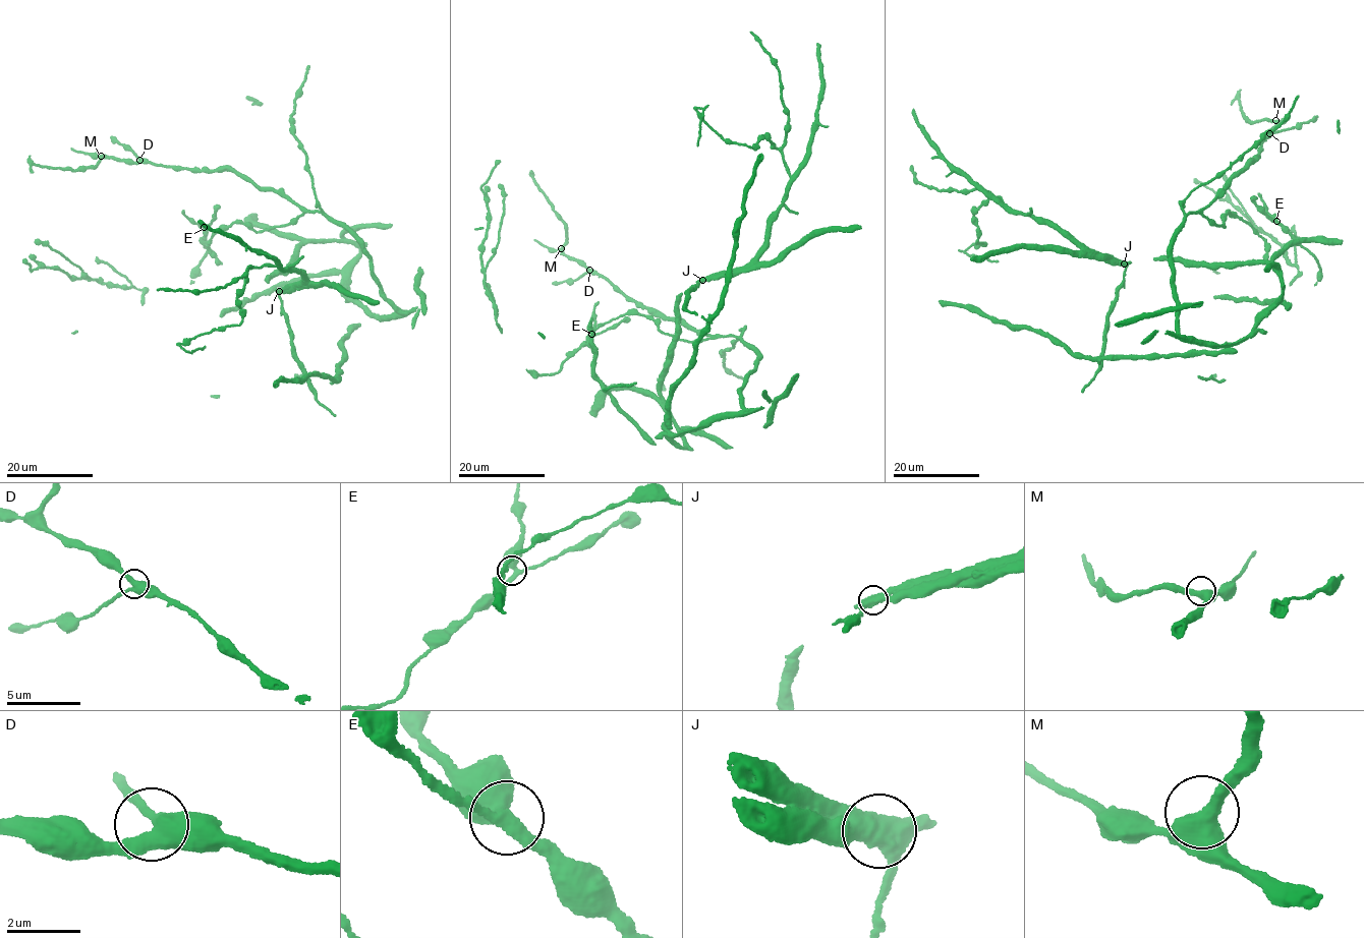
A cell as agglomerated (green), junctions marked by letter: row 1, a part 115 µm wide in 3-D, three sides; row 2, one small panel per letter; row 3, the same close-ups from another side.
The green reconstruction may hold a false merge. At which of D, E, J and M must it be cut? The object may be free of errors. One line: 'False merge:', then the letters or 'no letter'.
False merge: no letter

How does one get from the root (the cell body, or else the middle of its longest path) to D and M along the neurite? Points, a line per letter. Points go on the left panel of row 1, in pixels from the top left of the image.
D: (383, 315), (403, 311), (382, 293), (371, 255), (346, 229), (232, 171), (139, 160)
M: (383, 315), (403, 311), (382, 293), (371, 255), (350, 231), (321, 213), (300, 209), (232, 171), (101, 156)

